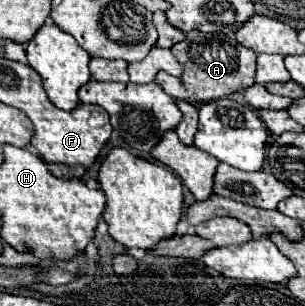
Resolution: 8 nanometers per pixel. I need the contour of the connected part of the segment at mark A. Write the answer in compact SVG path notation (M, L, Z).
M189 31L181 43L171 47L171 53L179 59L185 71L181 77L171 77L161 71L157 75L157 83L173 99L181 99L189 103L209 103L227 97L235 91L243 91L255 83L257 53L253 53L247 47L241 47L229 35Z

